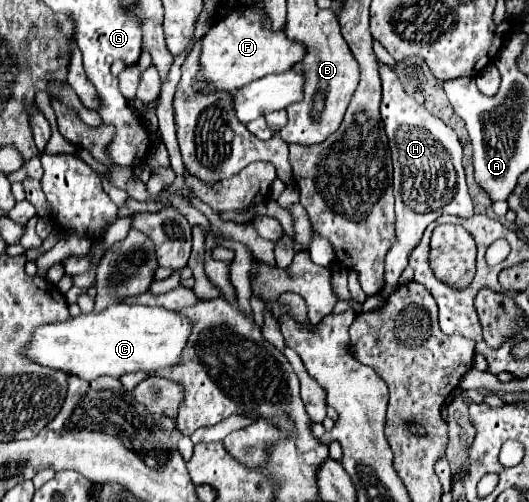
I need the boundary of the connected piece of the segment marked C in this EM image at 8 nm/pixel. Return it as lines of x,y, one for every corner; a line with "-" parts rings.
119,303
101,313
81,313
67,323
51,323
35,329
25,355
39,365
61,369
87,381
99,375
119,377
133,371
153,373
181,363
191,329
193,323
177,311

